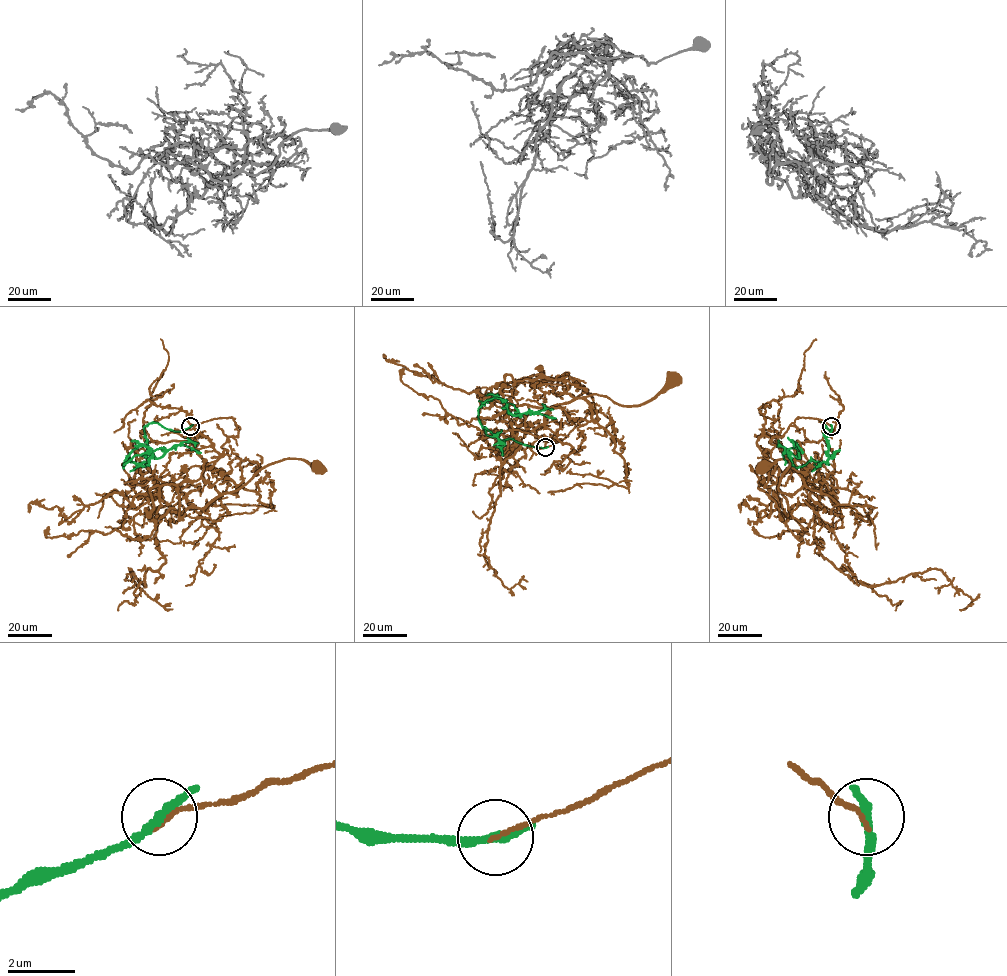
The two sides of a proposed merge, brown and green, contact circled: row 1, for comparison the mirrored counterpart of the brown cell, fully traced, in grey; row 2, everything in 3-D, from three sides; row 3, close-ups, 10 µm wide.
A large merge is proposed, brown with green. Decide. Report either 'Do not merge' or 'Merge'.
Do not merge

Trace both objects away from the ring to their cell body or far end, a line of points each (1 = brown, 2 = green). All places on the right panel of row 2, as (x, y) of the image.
1: (831, 427), (797, 417), (772, 439), (765, 457), (778, 469), (781, 493), (790, 461), (760, 468)
2: (831, 426), (823, 423), (828, 458), (822, 463), (796, 467), (781, 446), (799, 458), (796, 445), (802, 453)

